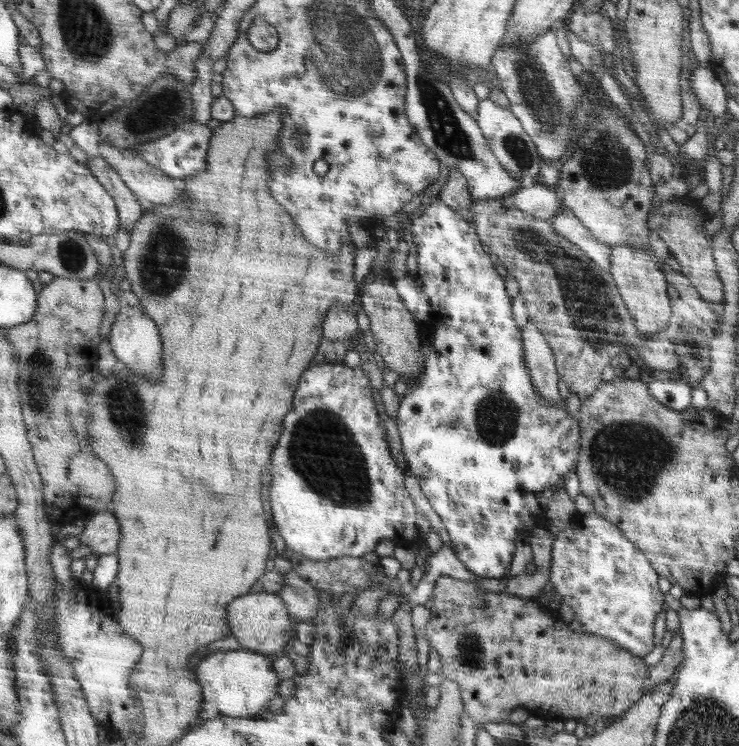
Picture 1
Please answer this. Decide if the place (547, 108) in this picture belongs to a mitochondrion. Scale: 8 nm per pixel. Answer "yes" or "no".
yes

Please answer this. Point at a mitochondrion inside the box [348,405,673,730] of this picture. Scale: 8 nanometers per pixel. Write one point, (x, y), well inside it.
(471, 652)

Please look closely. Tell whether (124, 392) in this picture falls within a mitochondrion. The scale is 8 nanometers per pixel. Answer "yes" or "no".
yes

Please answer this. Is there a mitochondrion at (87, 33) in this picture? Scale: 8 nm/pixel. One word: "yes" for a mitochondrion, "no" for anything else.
yes

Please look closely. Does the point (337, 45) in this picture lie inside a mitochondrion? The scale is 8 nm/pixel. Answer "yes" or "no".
yes

